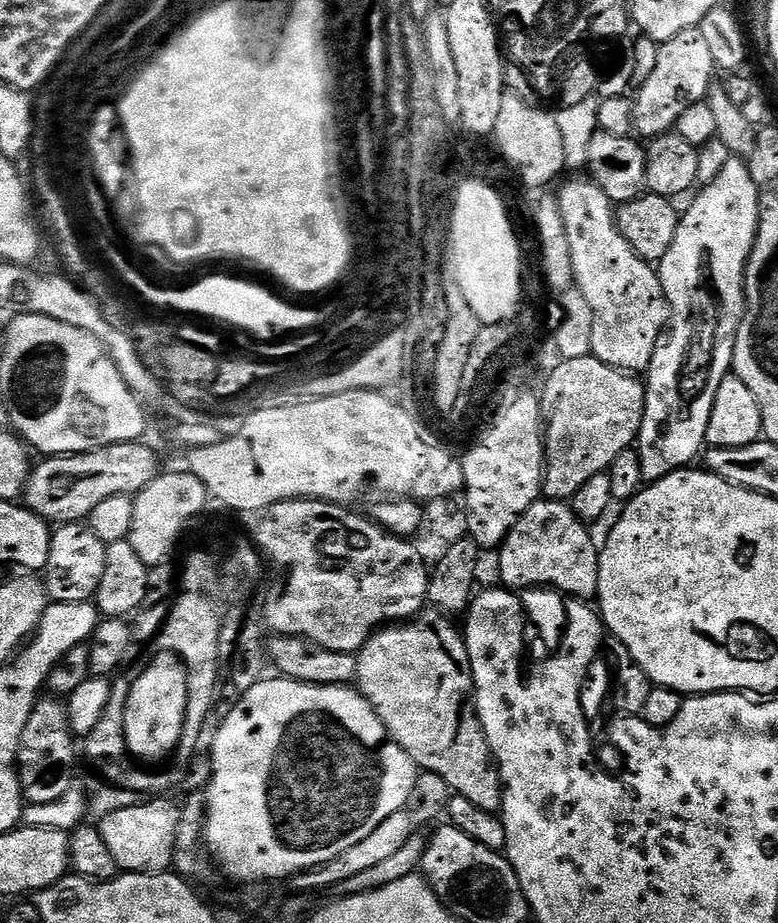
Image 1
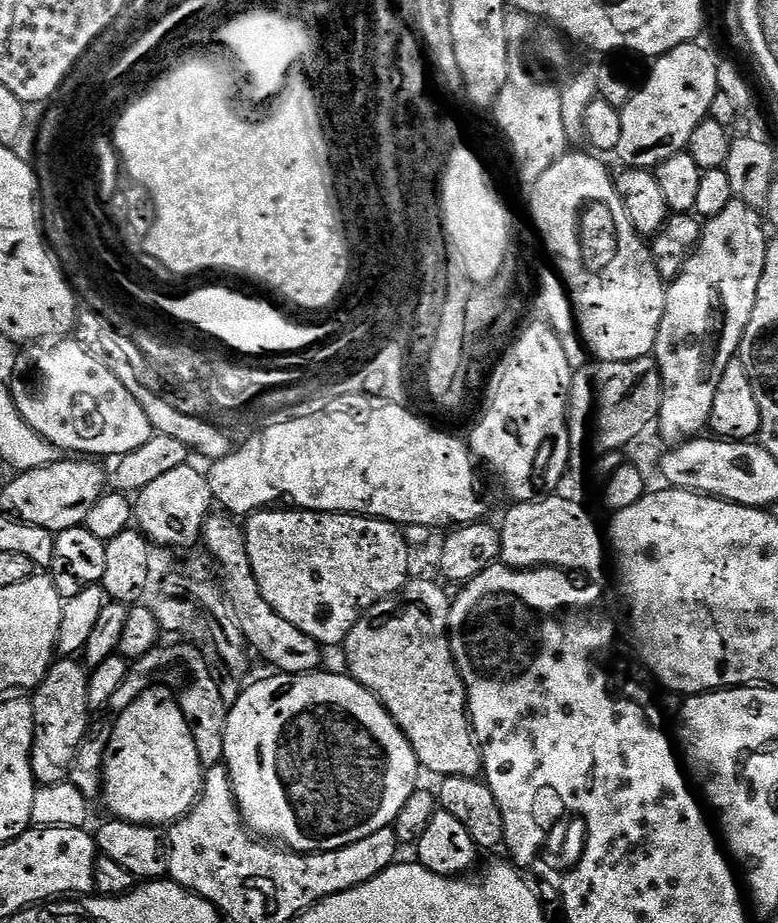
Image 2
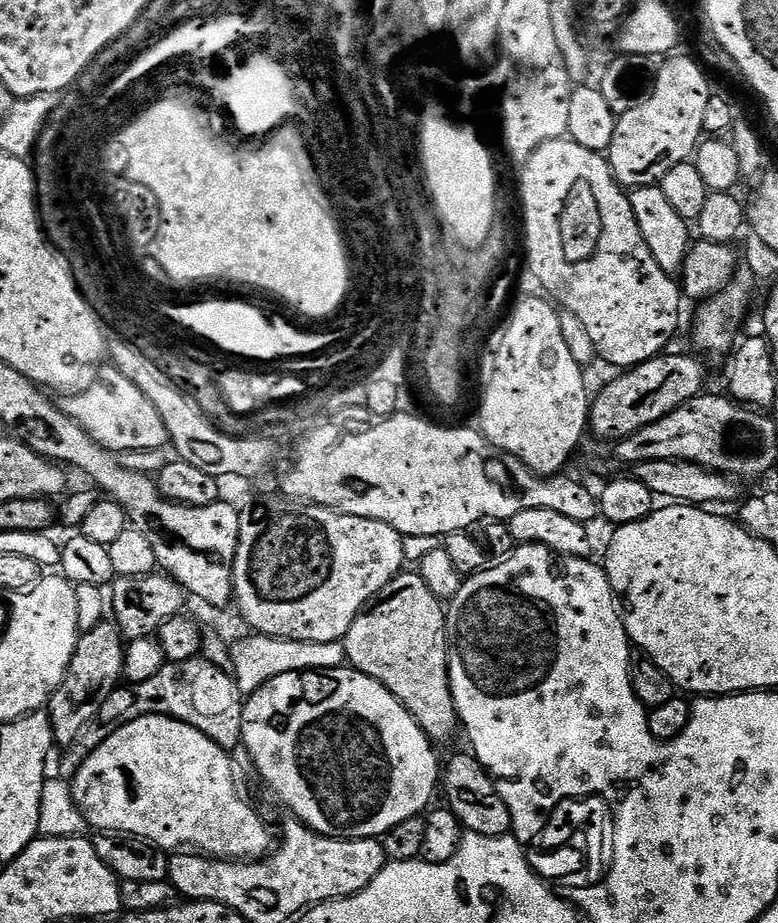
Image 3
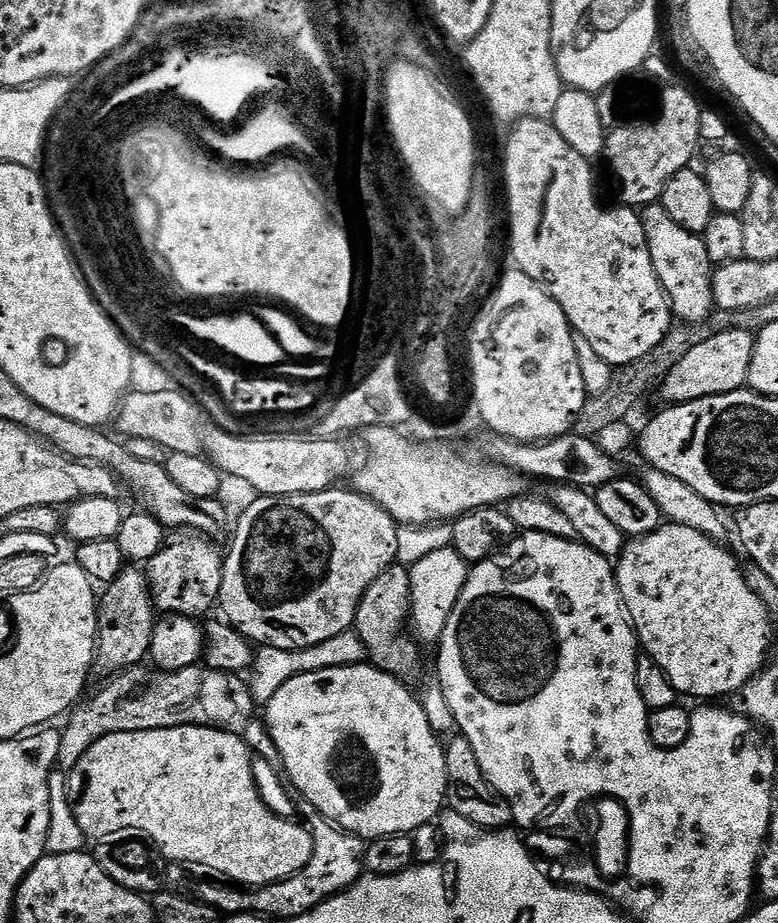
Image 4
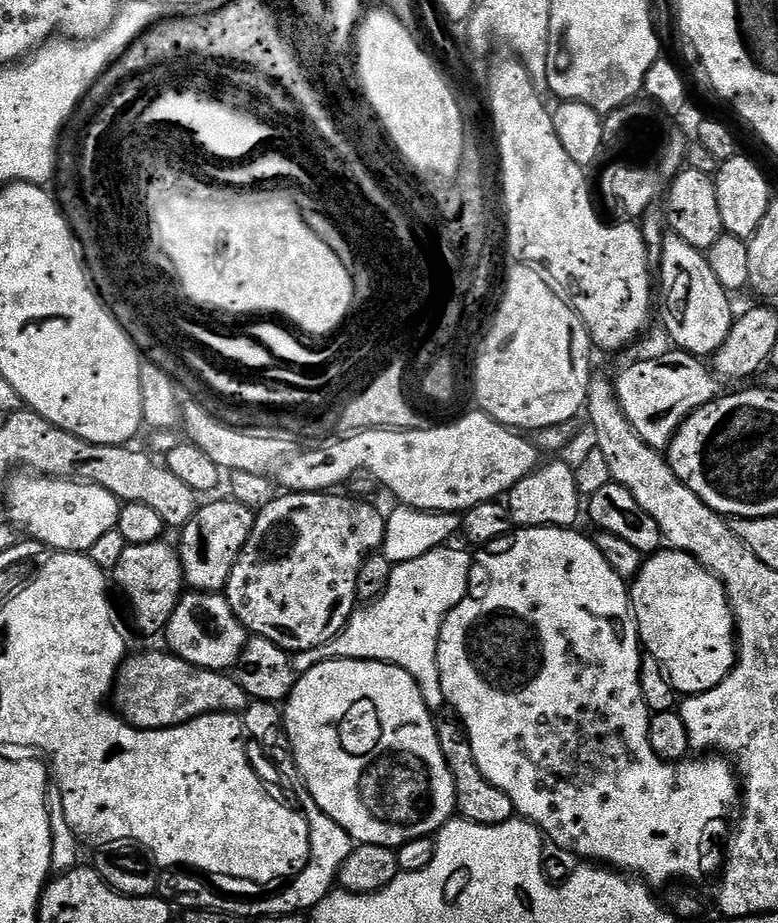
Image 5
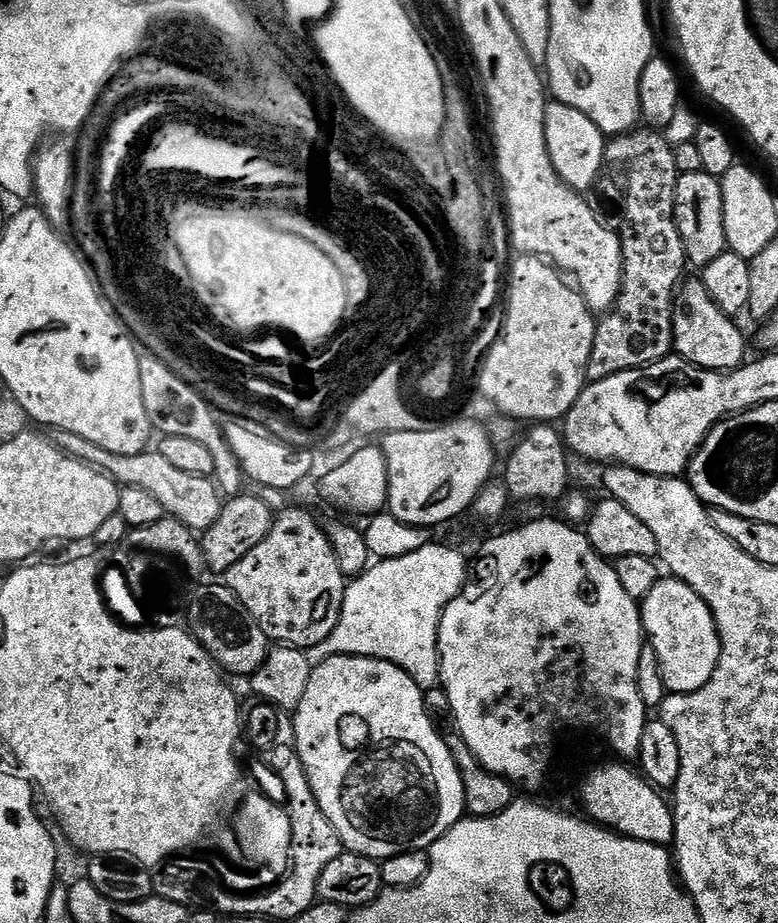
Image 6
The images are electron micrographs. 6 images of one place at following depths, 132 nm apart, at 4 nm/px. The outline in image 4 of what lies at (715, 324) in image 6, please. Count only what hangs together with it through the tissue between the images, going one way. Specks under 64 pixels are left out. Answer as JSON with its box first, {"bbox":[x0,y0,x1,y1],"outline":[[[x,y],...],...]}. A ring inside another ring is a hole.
{"bbox":[639,202,714,324],"outline":[[[659,202],[647,205],[639,213],[646,234],[646,246],[650,246],[650,262],[658,274],[660,284],[668,295],[673,317],[685,324],[702,324],[713,315],[712,273],[714,265],[706,254],[703,235],[678,226]]]}

